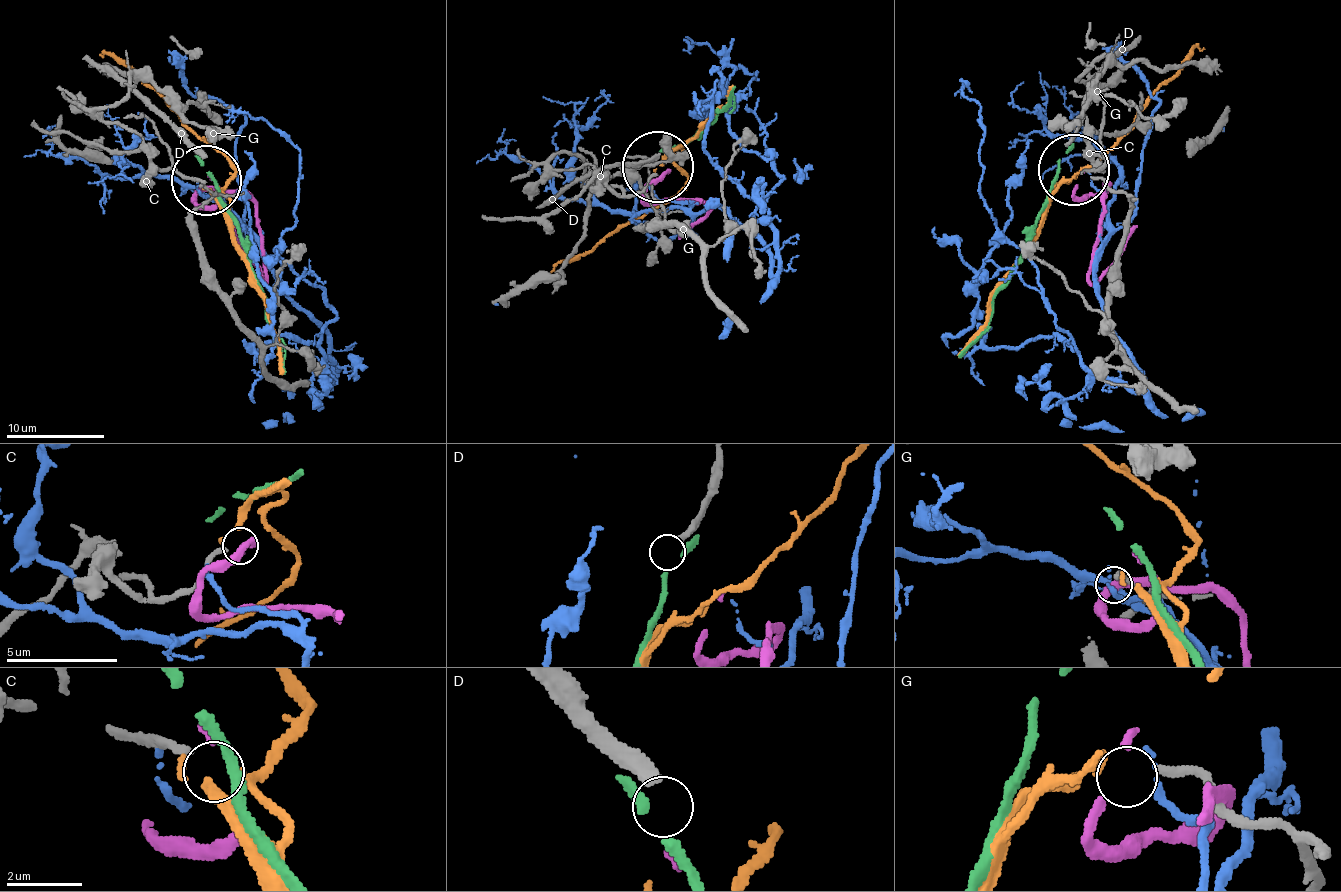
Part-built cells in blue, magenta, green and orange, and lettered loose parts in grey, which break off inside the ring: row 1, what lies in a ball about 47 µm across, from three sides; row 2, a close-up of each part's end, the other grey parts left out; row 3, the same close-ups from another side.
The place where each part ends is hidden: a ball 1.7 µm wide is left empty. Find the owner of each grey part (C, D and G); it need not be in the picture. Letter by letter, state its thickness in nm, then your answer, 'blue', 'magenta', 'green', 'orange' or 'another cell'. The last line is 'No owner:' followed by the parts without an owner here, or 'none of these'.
C: 200 nm | another cell
D: 320 nm | another cell
G: 240 nm | another cell
No owner: C, D, G

